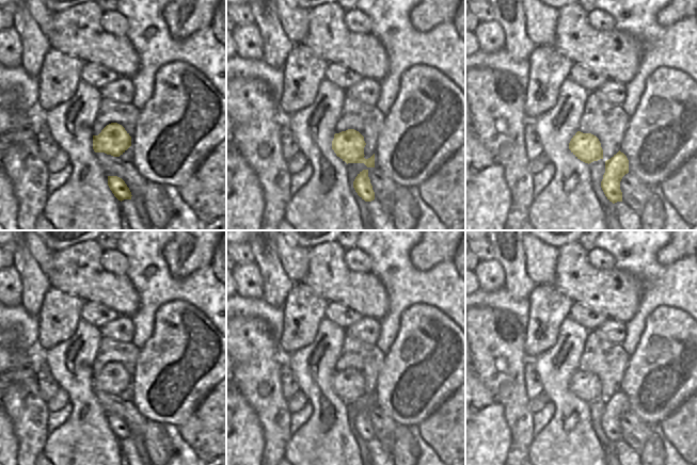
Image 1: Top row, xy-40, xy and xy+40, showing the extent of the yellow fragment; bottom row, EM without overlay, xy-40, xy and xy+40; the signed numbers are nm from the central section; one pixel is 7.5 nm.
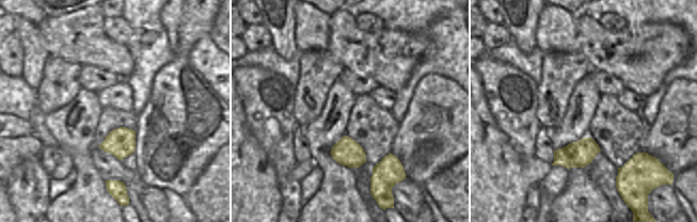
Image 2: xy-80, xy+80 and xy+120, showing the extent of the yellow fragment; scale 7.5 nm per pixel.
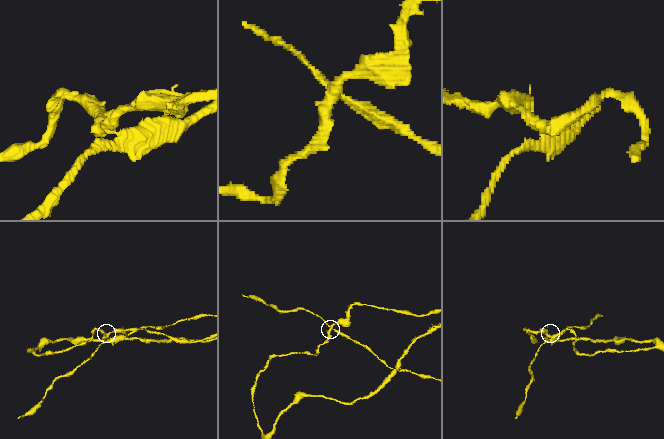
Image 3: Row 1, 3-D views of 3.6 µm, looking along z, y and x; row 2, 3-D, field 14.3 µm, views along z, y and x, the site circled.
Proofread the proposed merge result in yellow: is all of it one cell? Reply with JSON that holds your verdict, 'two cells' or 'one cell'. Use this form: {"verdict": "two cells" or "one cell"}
{"verdict": "two cells"}

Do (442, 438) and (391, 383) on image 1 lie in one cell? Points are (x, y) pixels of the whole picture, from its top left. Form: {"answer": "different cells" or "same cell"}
{"answer": "different cells"}

